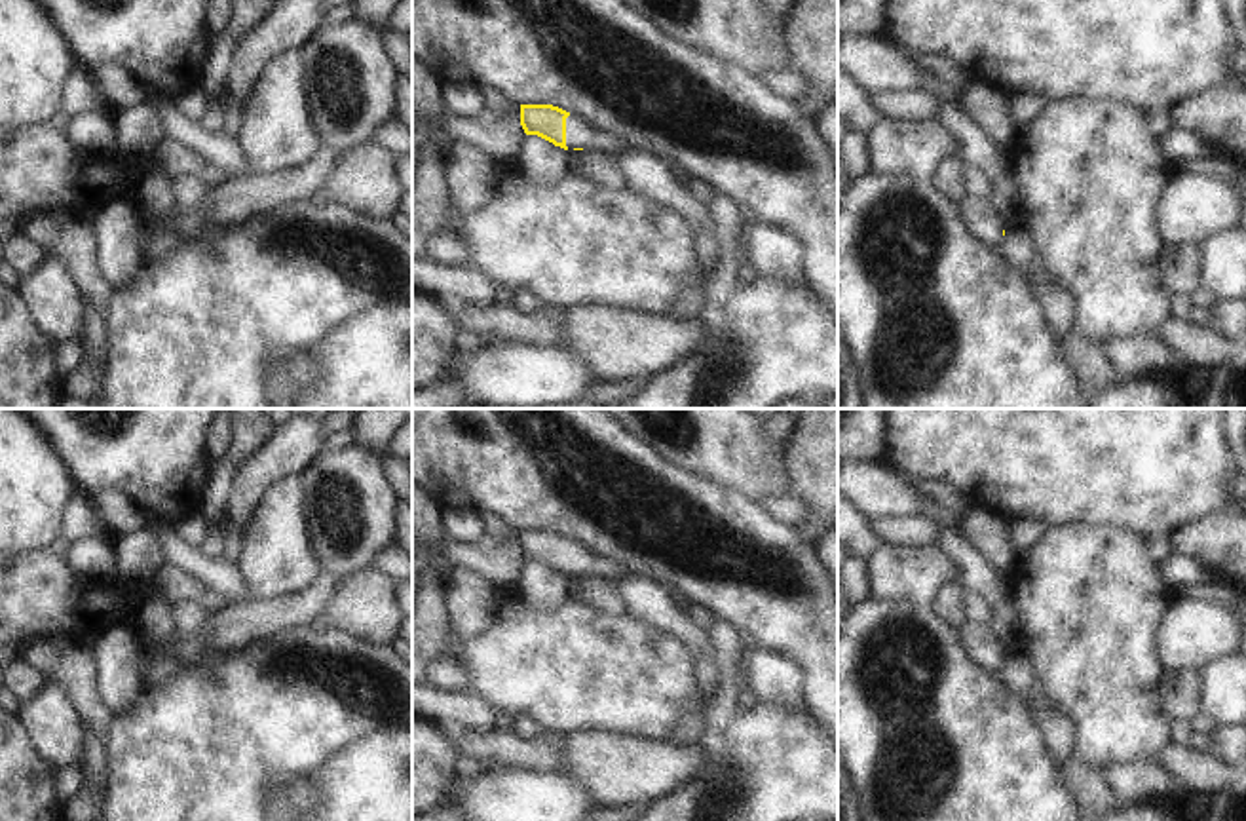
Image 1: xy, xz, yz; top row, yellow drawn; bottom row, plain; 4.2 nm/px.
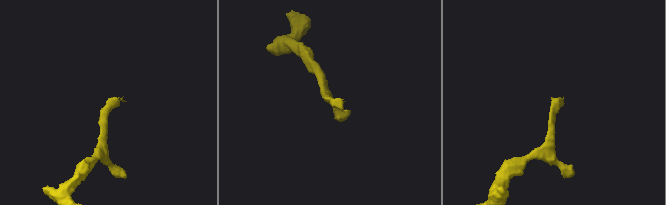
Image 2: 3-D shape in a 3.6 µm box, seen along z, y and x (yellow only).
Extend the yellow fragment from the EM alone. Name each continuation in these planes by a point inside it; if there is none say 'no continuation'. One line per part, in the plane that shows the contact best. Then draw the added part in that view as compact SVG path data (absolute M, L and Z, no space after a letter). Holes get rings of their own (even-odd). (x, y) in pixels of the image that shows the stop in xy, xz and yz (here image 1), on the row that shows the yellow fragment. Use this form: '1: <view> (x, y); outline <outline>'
1: xz (580, 133); outline M576 114L566 118L566 146L570 152L574 148L591 148L610 156L617 156L629 150L625 141L608 131L602 131L600 127Z

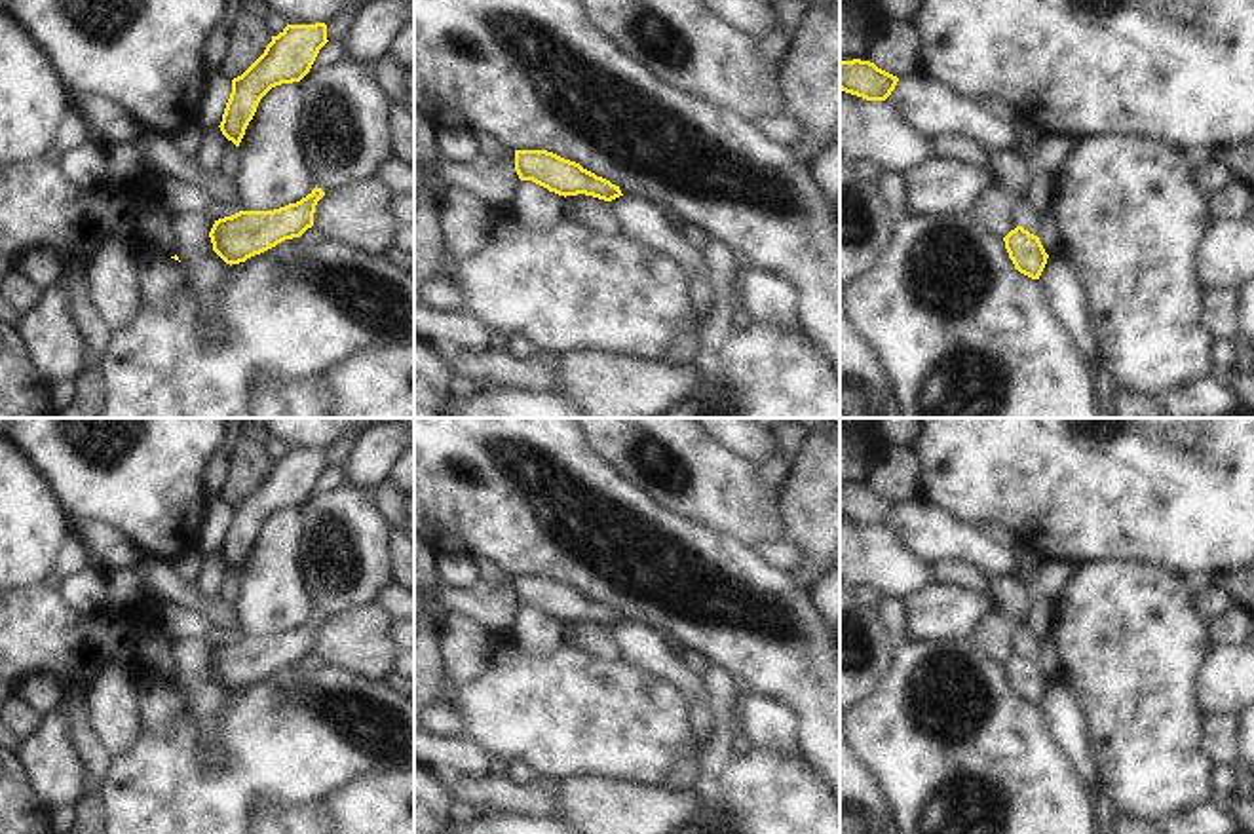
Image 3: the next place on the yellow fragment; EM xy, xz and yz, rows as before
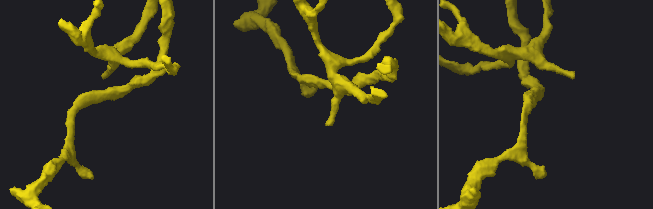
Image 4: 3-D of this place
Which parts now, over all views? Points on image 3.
no continuation

